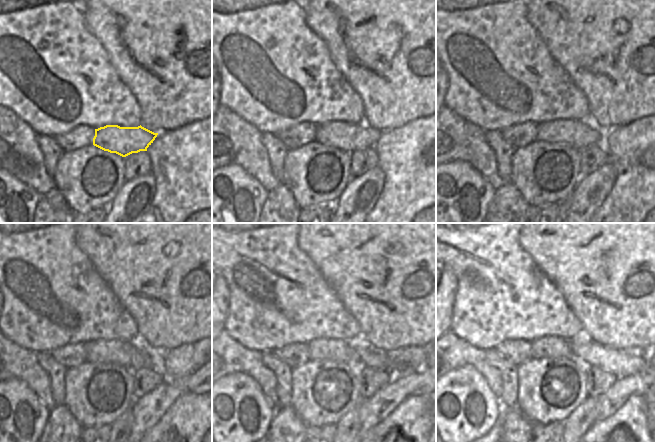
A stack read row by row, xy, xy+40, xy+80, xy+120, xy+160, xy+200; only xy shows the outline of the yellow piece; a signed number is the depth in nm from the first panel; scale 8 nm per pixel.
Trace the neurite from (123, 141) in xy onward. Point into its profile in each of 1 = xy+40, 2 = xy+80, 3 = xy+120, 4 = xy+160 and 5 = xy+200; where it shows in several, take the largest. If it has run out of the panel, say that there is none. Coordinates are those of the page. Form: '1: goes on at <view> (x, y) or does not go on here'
1: goes on at xy+40 (348, 137)
2: goes on at xy+80 (579, 134)
3: goes on at xy+120 (133, 355)
4: goes on at xy+160 (332, 349)
5: goes on at xy+200 (550, 346)

